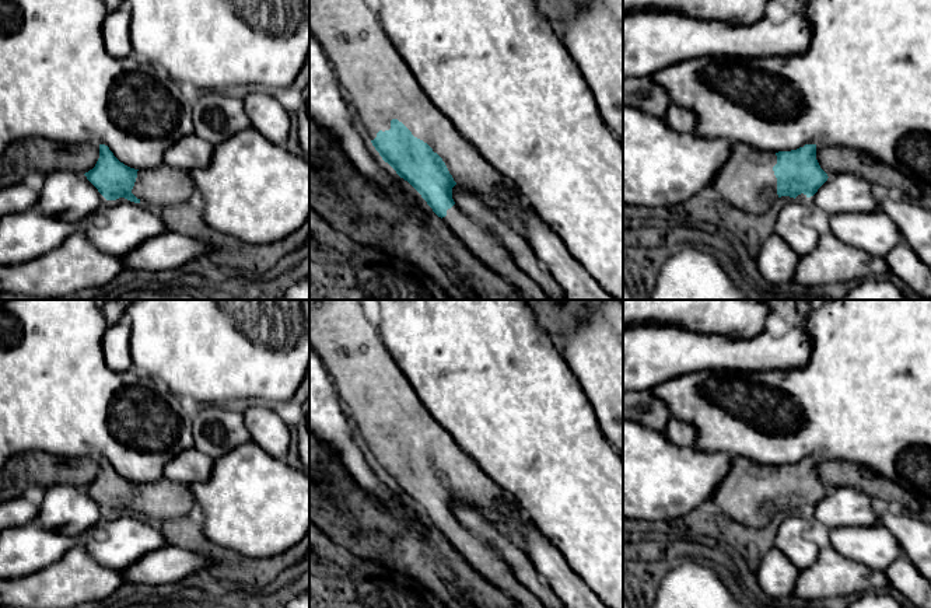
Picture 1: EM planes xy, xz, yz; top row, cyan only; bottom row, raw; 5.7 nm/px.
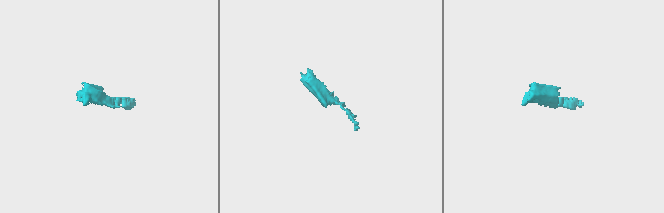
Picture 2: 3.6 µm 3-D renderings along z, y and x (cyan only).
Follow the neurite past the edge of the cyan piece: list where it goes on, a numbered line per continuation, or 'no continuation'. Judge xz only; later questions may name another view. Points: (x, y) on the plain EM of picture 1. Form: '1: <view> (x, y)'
1: xz (382, 401)
2: xz (482, 558)

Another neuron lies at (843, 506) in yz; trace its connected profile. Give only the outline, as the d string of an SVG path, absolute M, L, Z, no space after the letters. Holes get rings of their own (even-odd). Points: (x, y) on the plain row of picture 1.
M854 488L829 490L806 516L829 530L879 524L879 516L874 511L872 499Z

